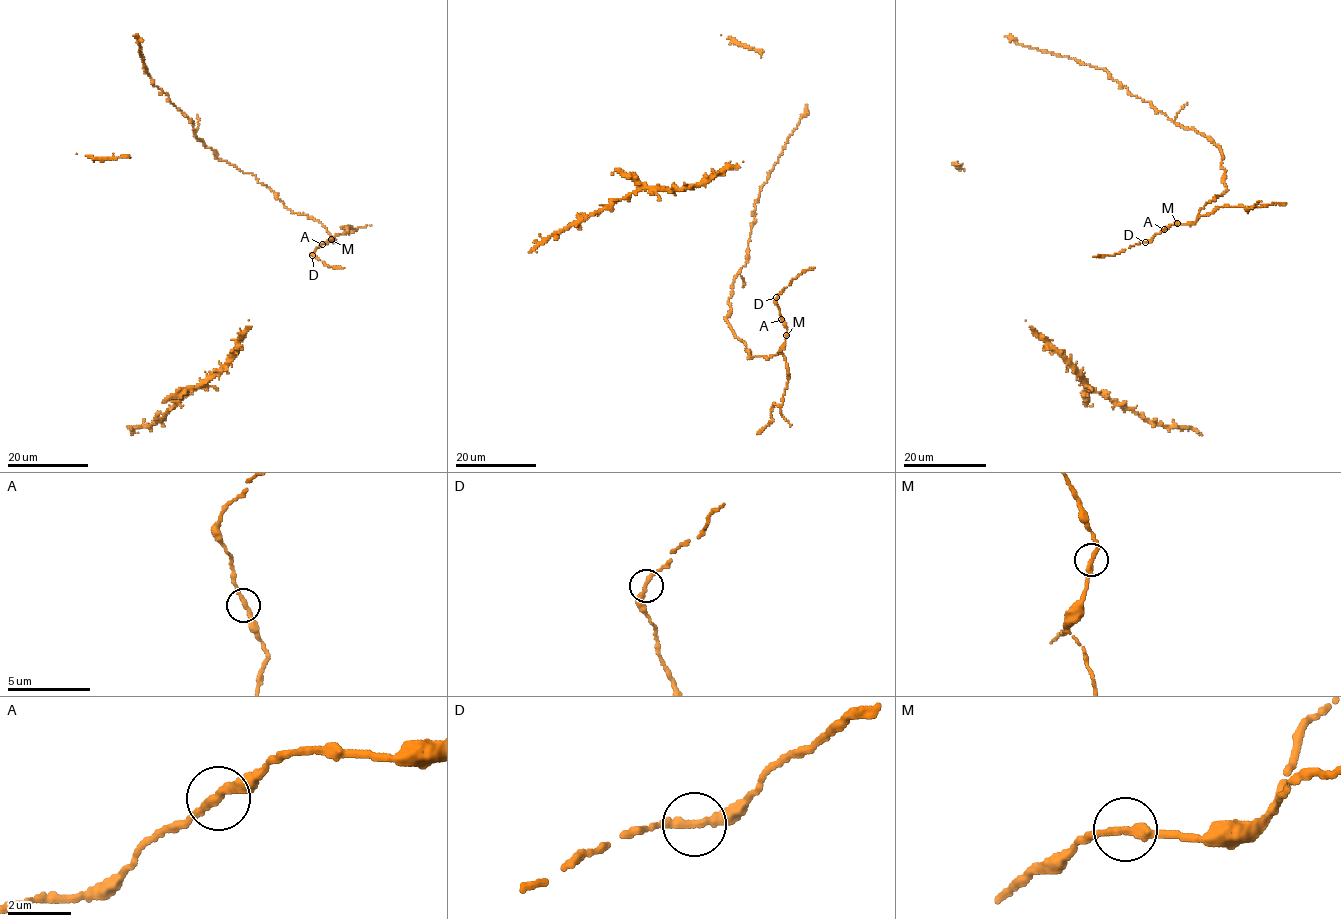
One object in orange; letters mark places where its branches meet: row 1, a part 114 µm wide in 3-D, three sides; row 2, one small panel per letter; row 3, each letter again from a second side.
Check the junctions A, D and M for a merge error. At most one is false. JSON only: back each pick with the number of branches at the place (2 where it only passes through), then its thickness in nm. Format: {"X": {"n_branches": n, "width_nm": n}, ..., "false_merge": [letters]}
{"false_merge": []}

